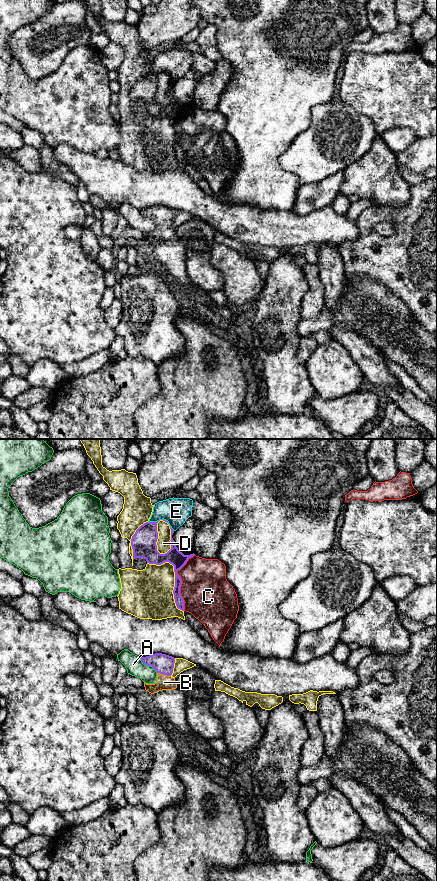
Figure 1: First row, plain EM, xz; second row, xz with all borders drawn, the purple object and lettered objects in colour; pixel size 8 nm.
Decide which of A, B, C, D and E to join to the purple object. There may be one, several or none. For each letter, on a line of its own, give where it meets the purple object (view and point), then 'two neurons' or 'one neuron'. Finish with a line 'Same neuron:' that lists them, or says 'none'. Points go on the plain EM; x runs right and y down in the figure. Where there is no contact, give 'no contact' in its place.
A: xz (147, 216) | two neurons
B: xz (164, 226) | one neuron
C: xz (181, 134) | two neurons
D: xz (171, 90) | two neurons
E: xz (153, 74) | two neurons
Same neuron: B

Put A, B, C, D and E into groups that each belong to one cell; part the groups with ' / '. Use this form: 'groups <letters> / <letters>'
groups A / B / C / D / E

